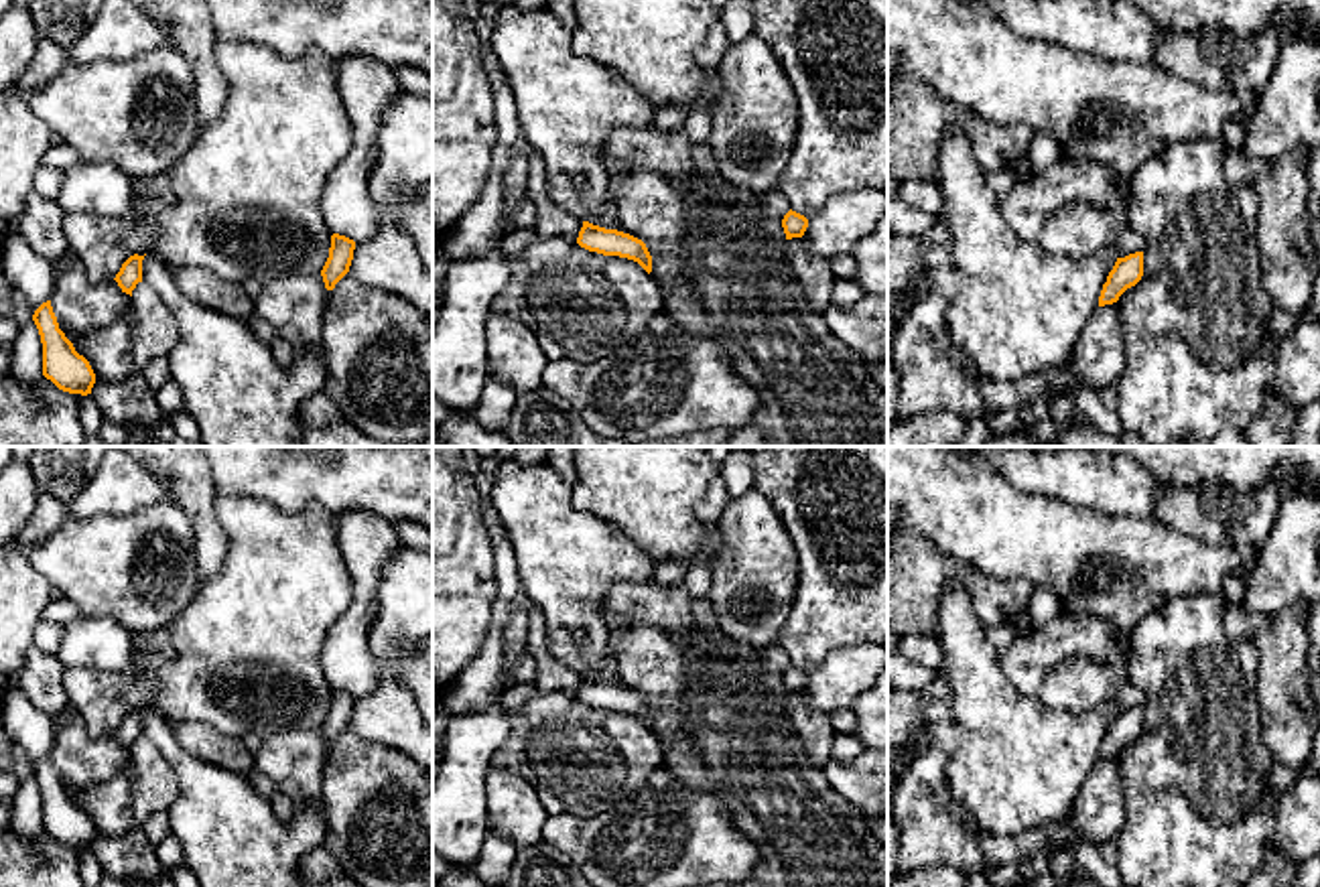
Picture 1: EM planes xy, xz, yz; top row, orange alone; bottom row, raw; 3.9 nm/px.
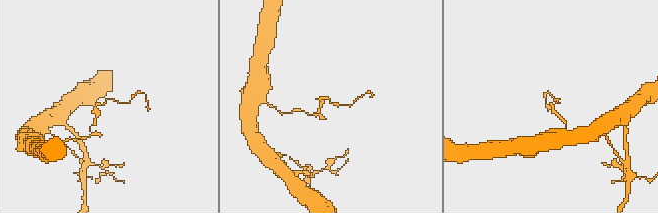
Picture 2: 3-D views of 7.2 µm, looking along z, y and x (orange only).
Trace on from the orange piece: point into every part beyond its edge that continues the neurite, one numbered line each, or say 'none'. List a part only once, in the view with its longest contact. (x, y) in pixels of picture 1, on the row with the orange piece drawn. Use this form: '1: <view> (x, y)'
none

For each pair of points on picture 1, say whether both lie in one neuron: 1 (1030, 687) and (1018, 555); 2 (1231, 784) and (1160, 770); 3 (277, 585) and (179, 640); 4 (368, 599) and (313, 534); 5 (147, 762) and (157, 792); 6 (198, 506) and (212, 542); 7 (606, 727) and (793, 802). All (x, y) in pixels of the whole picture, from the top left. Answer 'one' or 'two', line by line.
1: two
2: one
3: one
4: two
5: one
6: one
7: two

